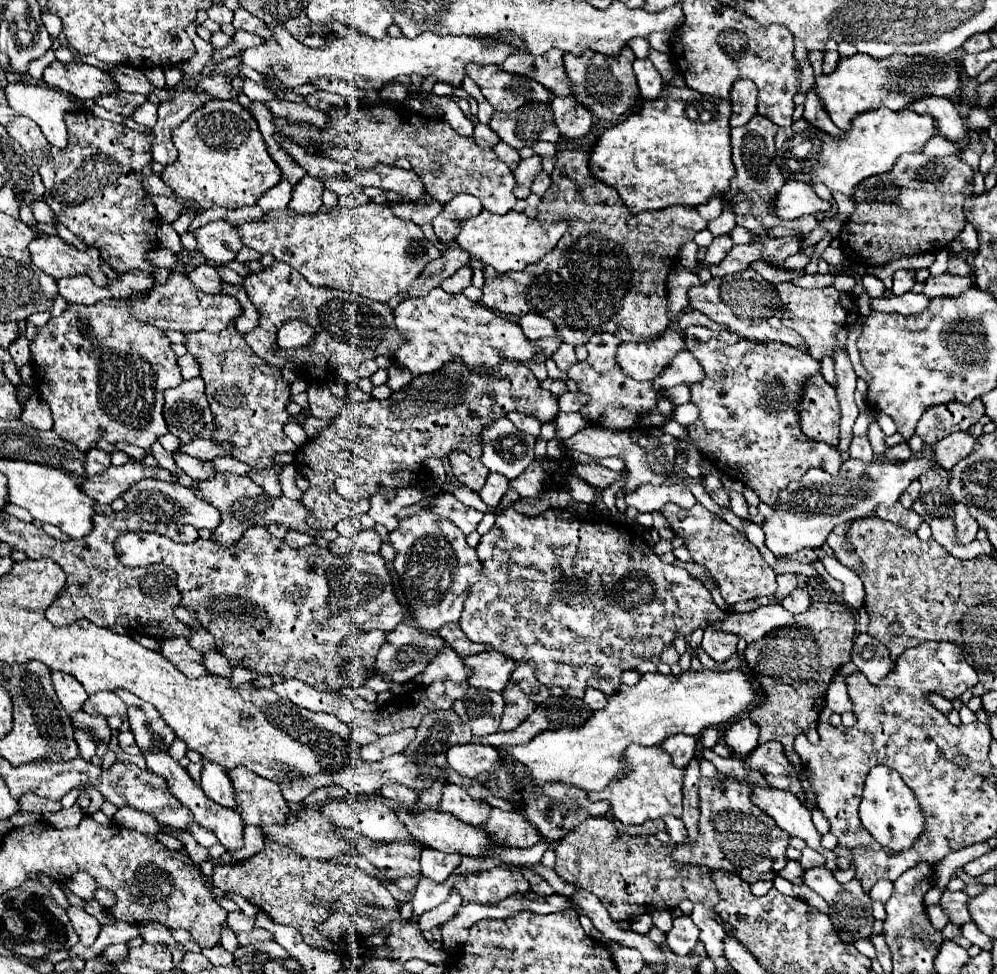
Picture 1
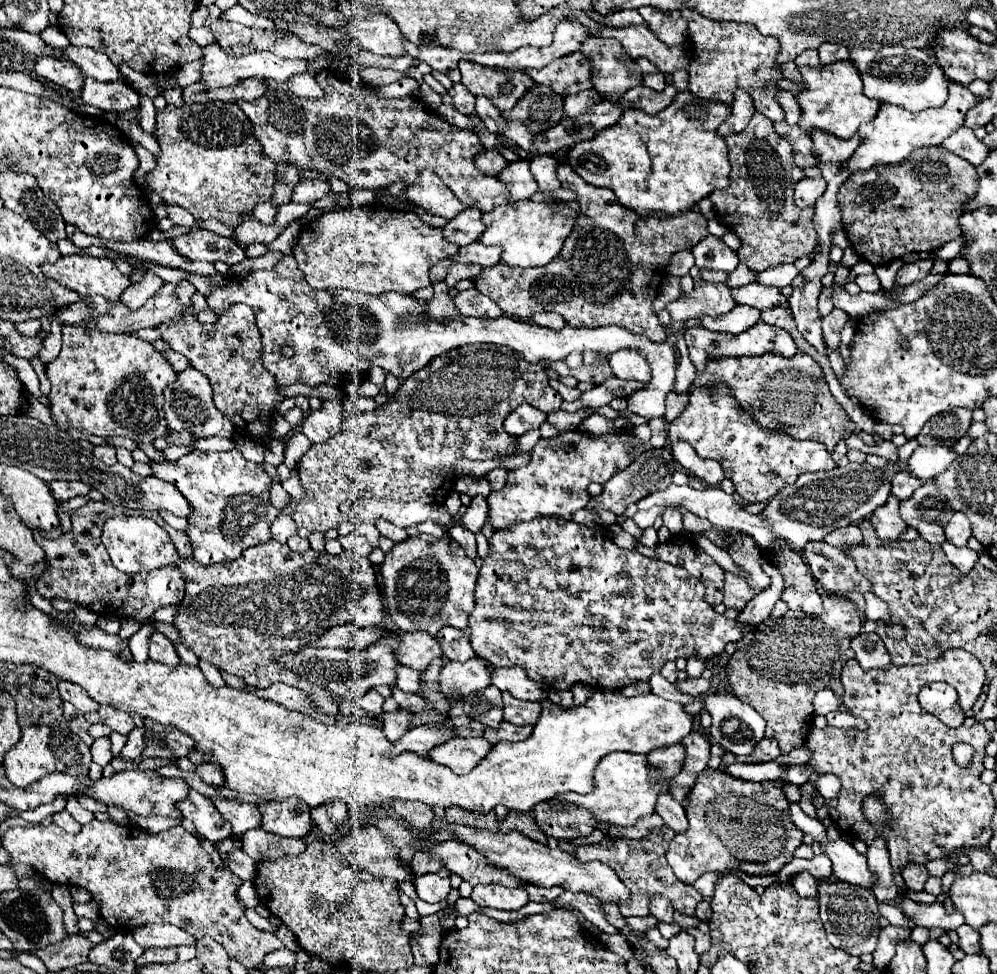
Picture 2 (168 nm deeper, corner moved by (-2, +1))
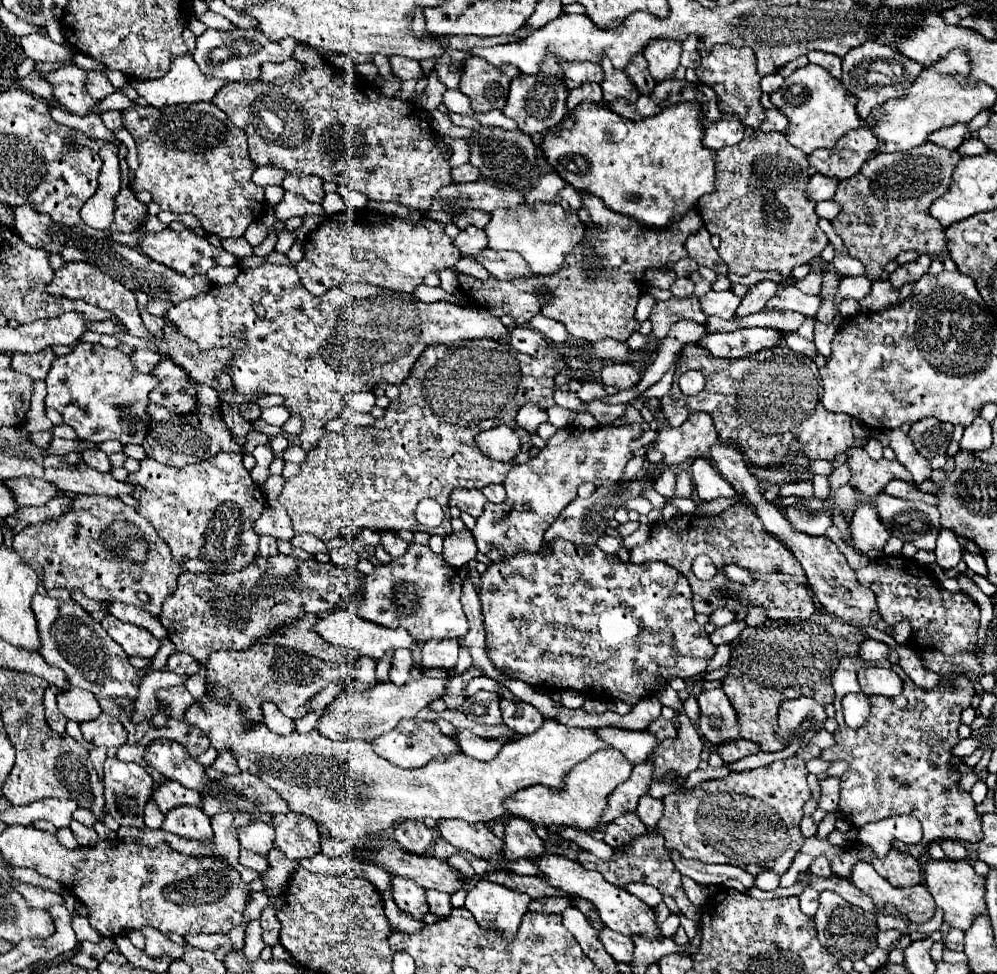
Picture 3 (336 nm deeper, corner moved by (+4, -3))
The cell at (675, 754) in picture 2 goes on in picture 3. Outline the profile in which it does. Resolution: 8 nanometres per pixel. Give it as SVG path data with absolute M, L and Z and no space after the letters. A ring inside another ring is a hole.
M649 762L637 764L629 776L629 780L621 782L609 796L607 796L607 808L603 810L599 818L599 826L605 826L613 822L617 816L625 812L635 812L637 800L647 794L649 784L651 784L651 774L653 766Z

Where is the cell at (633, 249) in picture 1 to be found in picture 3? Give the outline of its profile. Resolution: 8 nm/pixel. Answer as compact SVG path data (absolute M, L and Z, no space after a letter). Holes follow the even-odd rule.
M583 194L583 206L589 210L597 226L587 228L583 244L567 256L567 272L513 282L503 282L493 276L487 280L477 280L473 276L455 272L463 296L499 318L505 314L513 316L517 324L527 324L535 314L543 314L561 322L577 340L581 338L587 342L597 342L613 338L617 342L625 342L631 332L639 328L633 314L643 290L645 270L661 266L673 268L675 262L687 256L685 240L689 232L695 232L703 224L695 208L689 210L679 222L665 228L649 228L629 216L615 214L593 196Z

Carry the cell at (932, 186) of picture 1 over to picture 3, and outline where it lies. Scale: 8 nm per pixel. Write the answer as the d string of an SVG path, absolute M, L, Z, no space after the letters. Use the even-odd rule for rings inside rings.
M921 144L907 152L877 154L859 174L839 182L833 200L841 204L841 212L831 224L849 256L863 262L865 276L871 282L879 280L885 264L905 250L931 256L945 250L945 230L927 214L927 210L937 196L947 192L953 168L959 160L961 154L957 150Z

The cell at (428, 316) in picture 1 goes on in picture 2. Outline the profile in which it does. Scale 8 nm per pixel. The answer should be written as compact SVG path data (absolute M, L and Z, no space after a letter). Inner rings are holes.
M441 282L441 284L435 284L433 288L435 288L435 294L431 300L427 300L427 316L437 322L445 322L445 320L453 320L461 316L453 296L447 290L447 284Z

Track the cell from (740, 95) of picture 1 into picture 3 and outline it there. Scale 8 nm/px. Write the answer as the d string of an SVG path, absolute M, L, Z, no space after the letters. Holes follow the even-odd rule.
M723 116L719 122L709 122L705 126L703 146L709 150L719 150L723 146L735 146L743 140L743 124L733 116Z

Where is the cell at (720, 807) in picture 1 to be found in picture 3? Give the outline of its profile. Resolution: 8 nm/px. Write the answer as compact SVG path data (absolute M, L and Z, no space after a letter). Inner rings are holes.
M811 744L799 748L797 754L787 760L779 760L769 766L745 770L739 774L729 774L719 780L709 780L689 792L677 790L663 798L663 816L653 830L665 838L665 848L675 848L685 858L693 858L705 864L739 866L751 876L757 876L767 870L783 876L805 840L799 830L799 822L803 818L803 804L811 798L811 790L807 786L809 772L805 764L811 758L817 758L819 754L821 748Z

